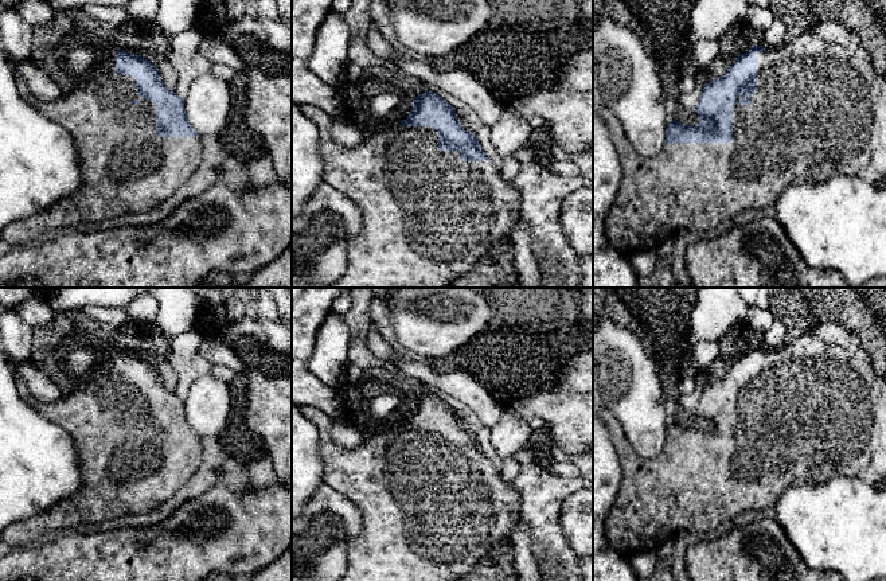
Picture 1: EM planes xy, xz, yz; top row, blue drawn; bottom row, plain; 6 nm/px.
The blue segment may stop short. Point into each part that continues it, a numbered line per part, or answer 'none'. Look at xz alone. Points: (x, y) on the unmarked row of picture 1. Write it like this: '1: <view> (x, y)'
1: xz (426, 517)

